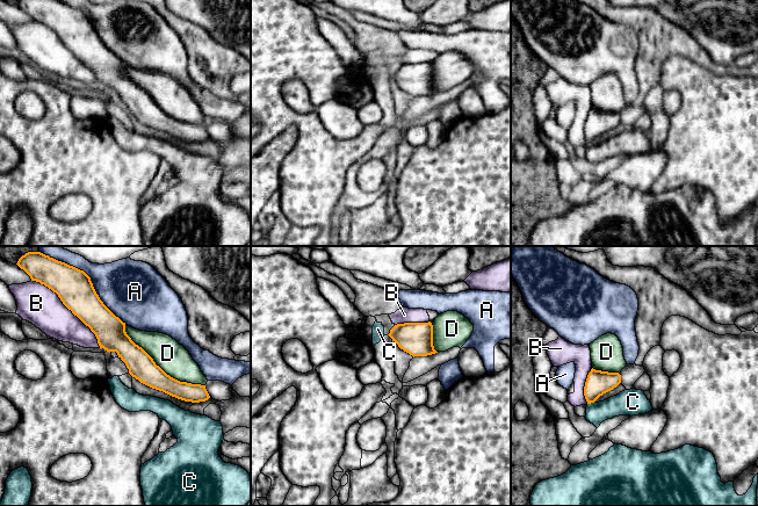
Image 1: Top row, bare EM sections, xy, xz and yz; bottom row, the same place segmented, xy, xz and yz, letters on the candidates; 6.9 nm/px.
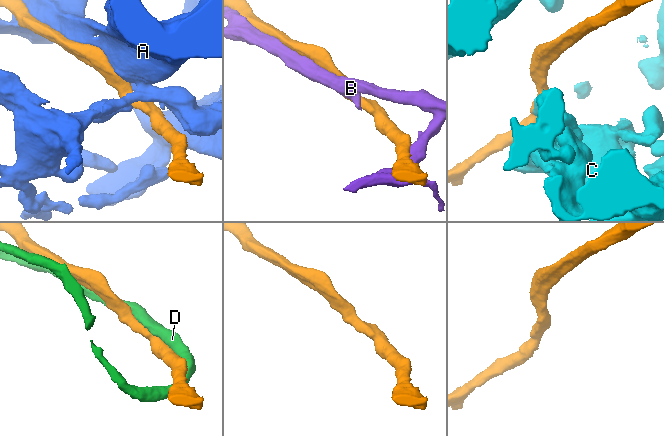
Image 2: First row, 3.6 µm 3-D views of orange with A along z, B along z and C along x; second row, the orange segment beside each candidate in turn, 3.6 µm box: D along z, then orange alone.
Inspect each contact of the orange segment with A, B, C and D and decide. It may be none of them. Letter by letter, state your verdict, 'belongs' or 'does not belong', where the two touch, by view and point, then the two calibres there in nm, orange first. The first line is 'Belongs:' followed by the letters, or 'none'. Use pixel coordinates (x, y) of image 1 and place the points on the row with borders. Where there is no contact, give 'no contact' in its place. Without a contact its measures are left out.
Belongs: D
A: does not belong; contact xy (88, 276); calibres 260 and 360 nm
B: does not belong; contact xy (69, 309); calibres 260 and 280 nm
C: does not belong; contact yz (591, 402); calibres 170 and 180 nm
D: belongs; contact xy (159, 367); calibres 180 and 220 nm

